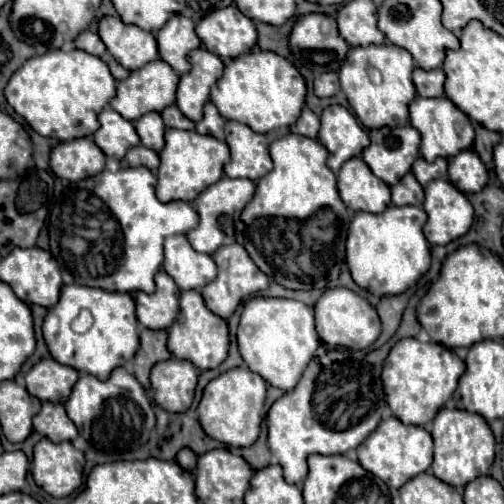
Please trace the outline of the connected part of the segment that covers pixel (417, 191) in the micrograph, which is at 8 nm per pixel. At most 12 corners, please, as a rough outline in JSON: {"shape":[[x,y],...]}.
{"shape":[[412,173],[392,187],[394,205],[424,203],[424,187]]}

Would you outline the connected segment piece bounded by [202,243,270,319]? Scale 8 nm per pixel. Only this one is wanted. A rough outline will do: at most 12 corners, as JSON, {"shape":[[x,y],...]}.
{"shape":[[240,243],[212,257],[218,277],[202,289],[212,313],[228,319],[238,303],[270,285]]}

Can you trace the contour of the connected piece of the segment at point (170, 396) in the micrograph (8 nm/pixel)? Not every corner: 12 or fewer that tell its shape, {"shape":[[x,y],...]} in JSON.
{"shape":[[172,357],[152,367],[154,399],[166,411],[192,405],[198,369]]}

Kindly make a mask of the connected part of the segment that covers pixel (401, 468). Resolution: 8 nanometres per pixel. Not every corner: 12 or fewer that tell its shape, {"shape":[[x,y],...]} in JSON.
{"shape":[[388,417],[358,461],[398,489],[432,465],[432,435]]}

